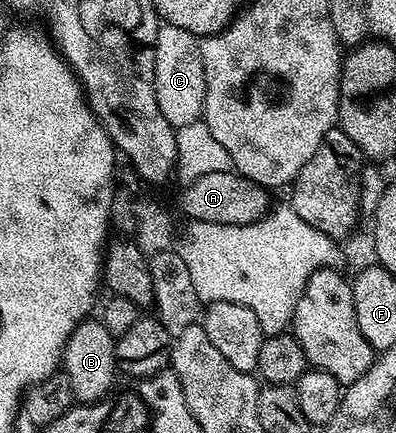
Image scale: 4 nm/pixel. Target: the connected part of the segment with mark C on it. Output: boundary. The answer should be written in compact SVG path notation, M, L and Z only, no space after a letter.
M170 23L157 28L155 97L163 117L175 129L196 123L205 114L205 70L198 36Z

